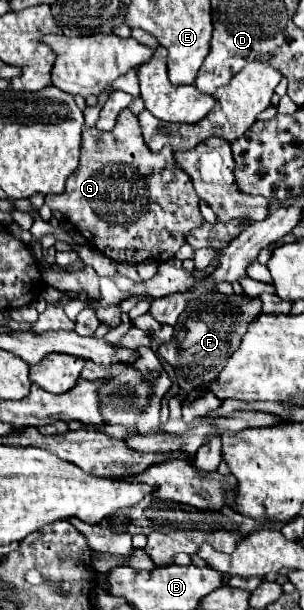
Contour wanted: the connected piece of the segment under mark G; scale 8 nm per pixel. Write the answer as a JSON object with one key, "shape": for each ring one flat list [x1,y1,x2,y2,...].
{"shape":[[123,109,117,117,117,125,111,131,99,131,83,127,81,143,81,165,69,175,65,191,59,195,47,195,45,203,63,215,85,241,101,251,115,263,143,263,143,261,169,261,187,243,187,233,191,229,203,227,205,219,199,209,199,195,193,191,193,183,185,171,181,171,173,161,173,151,163,147,159,153,151,153,141,137,139,121,129,111]]}

